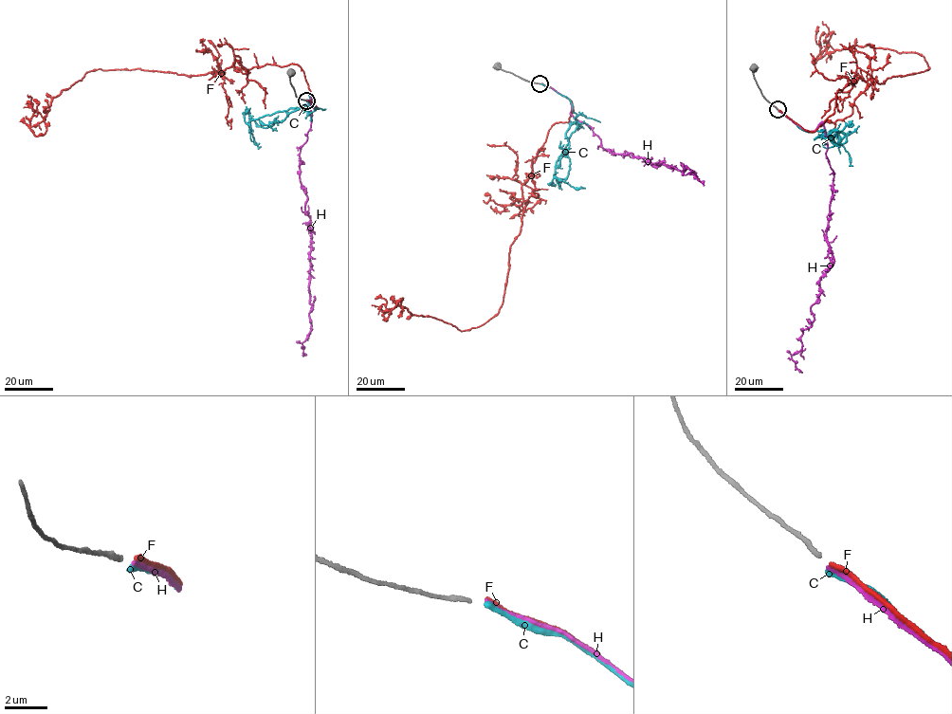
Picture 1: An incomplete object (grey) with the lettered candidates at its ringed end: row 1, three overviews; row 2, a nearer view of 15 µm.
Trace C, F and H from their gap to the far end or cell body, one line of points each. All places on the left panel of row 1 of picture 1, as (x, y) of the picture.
C: (306, 101), (317, 108), (309, 102), (306, 108), (292, 108), (252, 119), (249, 131), (254, 143), (261, 146)
F: (307, 100), (317, 107), (297, 64), (190, 76), (100, 69), (51, 99), (37, 136), (33, 100)
H: (307, 100), (317, 108), (311, 97), (311, 128), (299, 155), (310, 218), (313, 305), (302, 356)

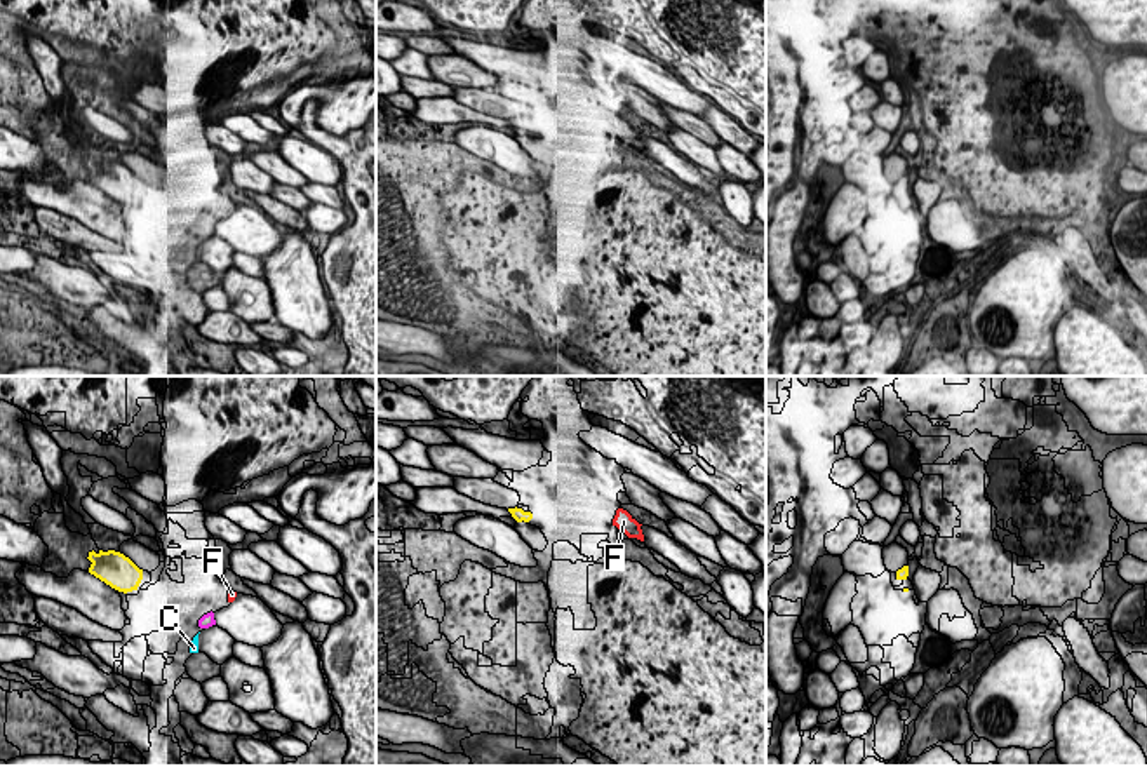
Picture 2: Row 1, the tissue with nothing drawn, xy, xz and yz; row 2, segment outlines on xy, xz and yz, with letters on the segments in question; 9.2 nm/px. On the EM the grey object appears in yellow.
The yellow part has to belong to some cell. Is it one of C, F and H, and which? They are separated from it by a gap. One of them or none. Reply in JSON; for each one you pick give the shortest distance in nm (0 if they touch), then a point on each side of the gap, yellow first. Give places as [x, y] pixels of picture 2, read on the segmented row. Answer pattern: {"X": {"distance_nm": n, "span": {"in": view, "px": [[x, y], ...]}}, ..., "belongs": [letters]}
{"H": {"distance_nm": 650, "span": {"in": "xy", "px": [[136, 589], [199, 620]]}}, "belongs": ["H"]}

